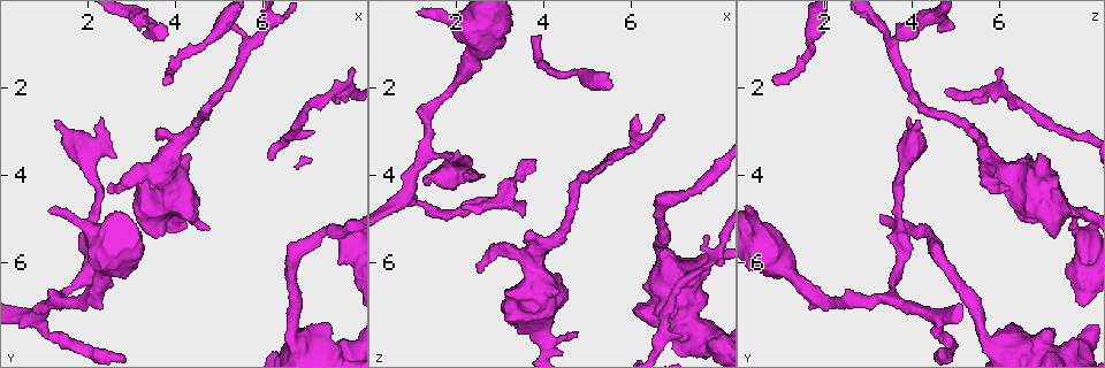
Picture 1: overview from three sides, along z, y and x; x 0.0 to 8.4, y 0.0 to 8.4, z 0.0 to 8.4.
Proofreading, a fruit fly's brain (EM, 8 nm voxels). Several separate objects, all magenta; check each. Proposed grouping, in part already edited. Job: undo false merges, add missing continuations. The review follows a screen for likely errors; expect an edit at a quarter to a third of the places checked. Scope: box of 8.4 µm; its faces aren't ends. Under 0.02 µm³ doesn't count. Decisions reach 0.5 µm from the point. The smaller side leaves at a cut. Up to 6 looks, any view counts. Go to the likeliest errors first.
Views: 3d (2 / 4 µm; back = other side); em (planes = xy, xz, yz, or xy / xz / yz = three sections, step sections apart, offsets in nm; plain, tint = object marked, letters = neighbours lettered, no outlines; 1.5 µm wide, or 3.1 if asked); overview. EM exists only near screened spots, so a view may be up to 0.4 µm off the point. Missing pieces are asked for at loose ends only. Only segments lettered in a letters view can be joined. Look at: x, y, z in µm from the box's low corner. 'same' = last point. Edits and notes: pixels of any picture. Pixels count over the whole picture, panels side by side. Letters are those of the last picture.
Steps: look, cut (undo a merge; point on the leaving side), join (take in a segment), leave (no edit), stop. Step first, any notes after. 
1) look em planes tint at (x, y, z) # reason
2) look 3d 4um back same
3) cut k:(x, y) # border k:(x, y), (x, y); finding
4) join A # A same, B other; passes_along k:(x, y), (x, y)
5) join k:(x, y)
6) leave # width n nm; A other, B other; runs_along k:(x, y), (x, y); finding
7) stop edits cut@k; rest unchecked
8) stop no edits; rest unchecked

look em yz step 4 letters at (3.85, 0.85, 3.70) # an open end

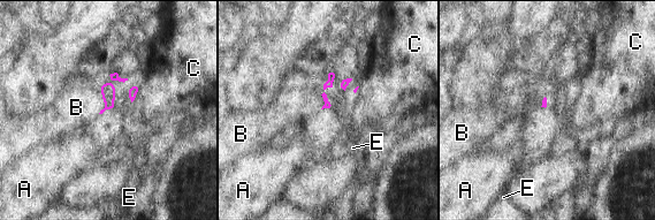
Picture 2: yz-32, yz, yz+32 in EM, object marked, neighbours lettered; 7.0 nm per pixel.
join B # A other, B same, C other, E other; it goes on there

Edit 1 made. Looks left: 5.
look em yz step 8 letters at (3.75, 1.90, 0.90) # free end

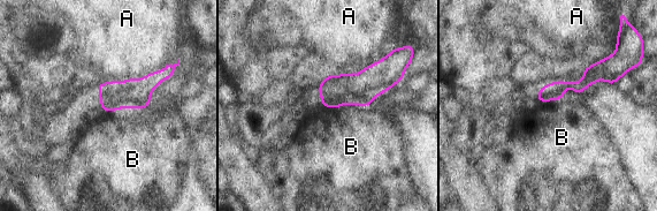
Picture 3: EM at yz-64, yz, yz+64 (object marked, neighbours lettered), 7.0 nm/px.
leave # width 190 nm; A other, B other; border 3:(175, 62), (138, 78), (98, 84); none of them fits

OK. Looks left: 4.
look em xy step 8 tint at (1.30, 2.80, 4.05) # stops while still wide

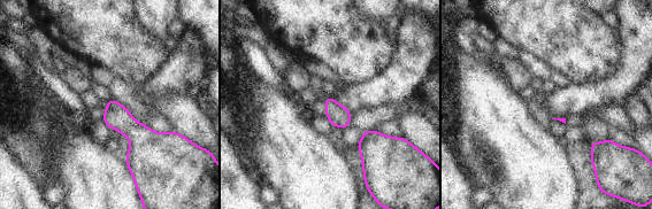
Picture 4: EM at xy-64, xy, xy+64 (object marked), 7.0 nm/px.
look em planes tint same # cut it another way

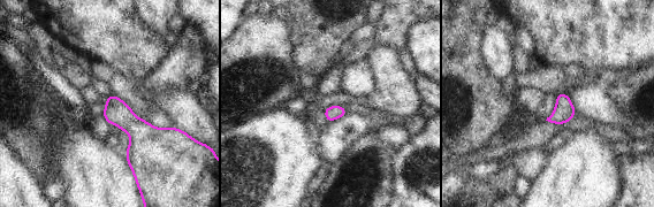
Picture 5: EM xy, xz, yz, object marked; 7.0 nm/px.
look em planes letters same # see the neighbours

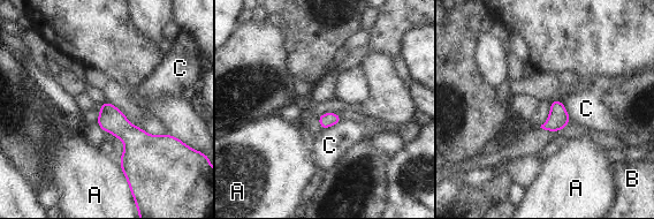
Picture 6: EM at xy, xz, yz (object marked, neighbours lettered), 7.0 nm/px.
leave # A other, B other, C other; border 6:(560, 99), (571, 121); no lettered segment goes on from it

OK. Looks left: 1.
stop edits join@2; rest unchecked

